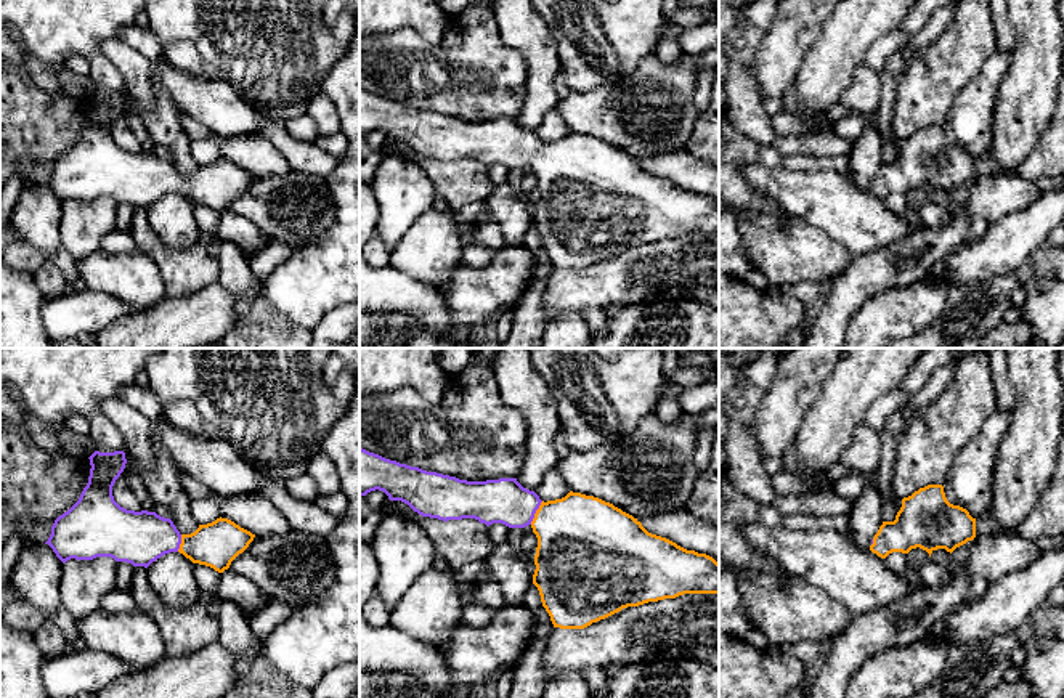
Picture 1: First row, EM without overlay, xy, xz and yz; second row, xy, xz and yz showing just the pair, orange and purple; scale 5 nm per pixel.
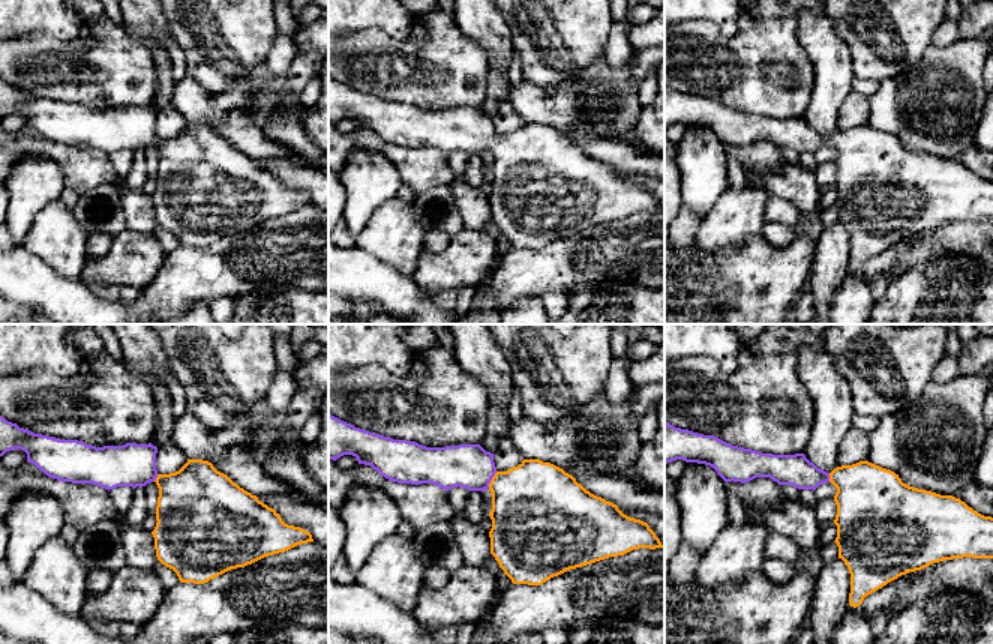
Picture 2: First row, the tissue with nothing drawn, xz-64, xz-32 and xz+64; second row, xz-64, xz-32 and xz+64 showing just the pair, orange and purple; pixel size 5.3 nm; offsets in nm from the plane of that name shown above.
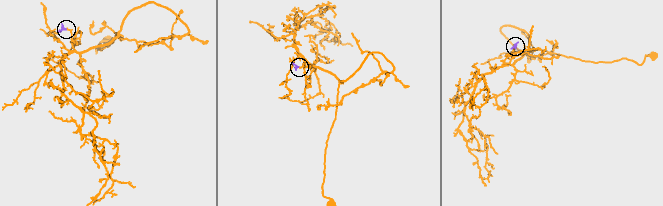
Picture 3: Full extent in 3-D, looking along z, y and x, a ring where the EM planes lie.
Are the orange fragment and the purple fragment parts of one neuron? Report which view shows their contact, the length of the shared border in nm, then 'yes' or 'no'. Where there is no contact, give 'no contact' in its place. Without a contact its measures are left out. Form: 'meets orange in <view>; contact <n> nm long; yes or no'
meets orange in xz; contact 140 nm long; yes

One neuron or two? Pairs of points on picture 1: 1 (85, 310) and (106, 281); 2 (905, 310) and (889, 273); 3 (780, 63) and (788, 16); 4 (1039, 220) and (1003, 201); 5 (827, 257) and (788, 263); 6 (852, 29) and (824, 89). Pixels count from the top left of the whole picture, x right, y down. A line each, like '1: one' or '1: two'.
1: two
2: two
3: one
4: two
5: one
6: one

